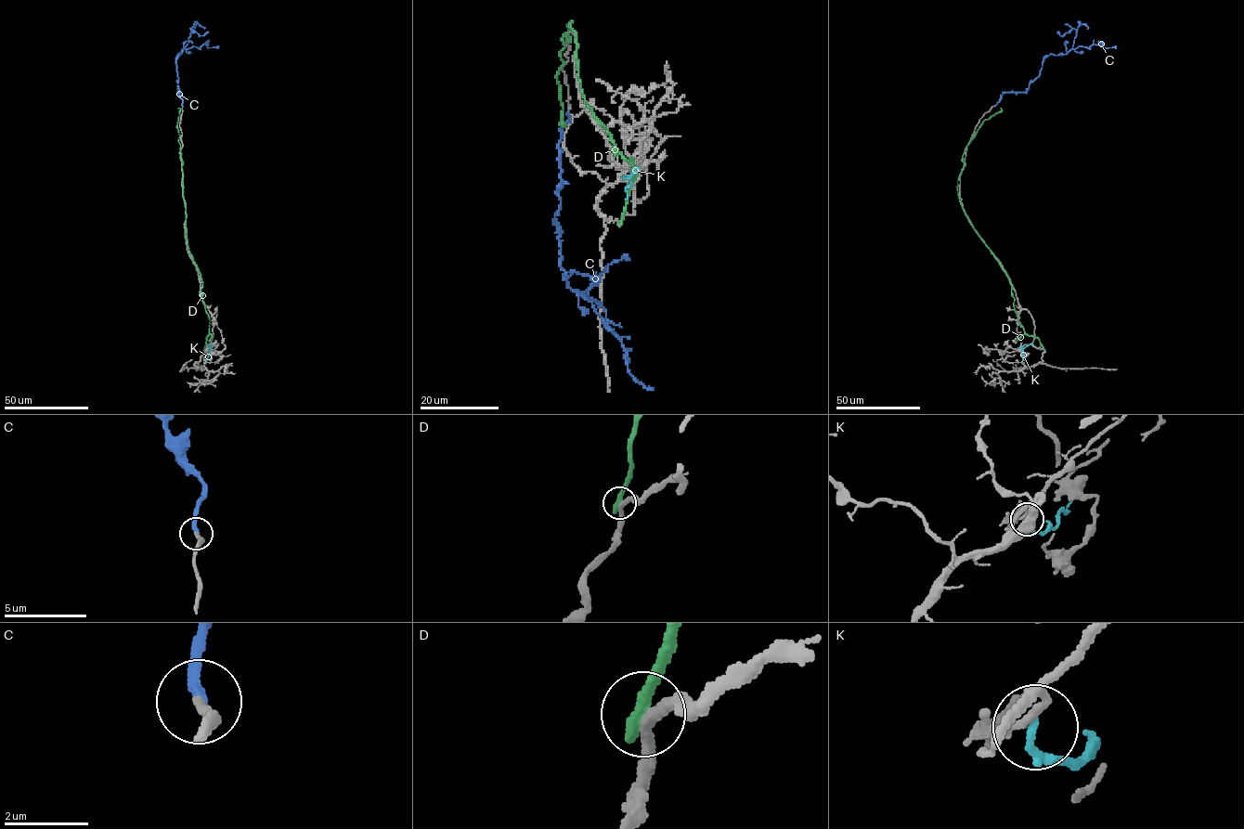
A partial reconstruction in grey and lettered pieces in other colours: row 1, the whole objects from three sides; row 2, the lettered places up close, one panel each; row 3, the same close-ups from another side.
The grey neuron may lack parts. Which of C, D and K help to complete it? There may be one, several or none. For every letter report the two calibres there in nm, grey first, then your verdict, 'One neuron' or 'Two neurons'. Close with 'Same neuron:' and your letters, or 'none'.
C: Thickness 240 nm (grey) against 240 nm. One neuron
D: Thickness 300 nm (grey) against 400 nm. Two neurons
K: Thickness 160 nm (grey) against 180 nm. Two neurons
Same neuron: C

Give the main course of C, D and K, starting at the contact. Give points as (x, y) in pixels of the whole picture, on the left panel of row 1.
C: (182, 106), (178, 92), (177, 55), (193, 45), (219, 46)
D: (204, 349), (210, 321), (201, 296), (200, 273), (187, 245), (177, 108)
K: (206, 360), (210, 349), (207, 344)

